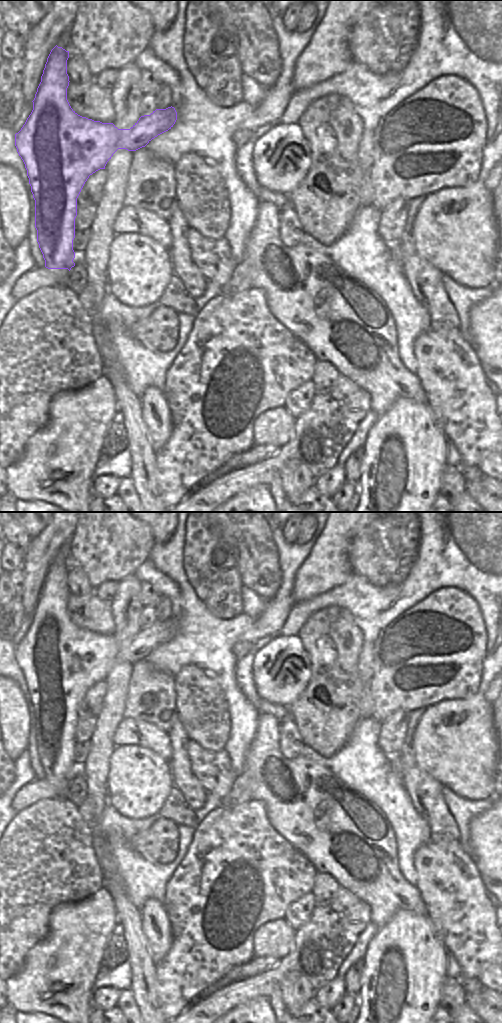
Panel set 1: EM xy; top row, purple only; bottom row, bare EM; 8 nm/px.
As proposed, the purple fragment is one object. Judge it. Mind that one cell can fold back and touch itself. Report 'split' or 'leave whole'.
leave whole

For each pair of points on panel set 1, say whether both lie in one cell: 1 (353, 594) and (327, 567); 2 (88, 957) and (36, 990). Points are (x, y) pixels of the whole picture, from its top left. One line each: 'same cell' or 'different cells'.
1: different cells
2: same cell

